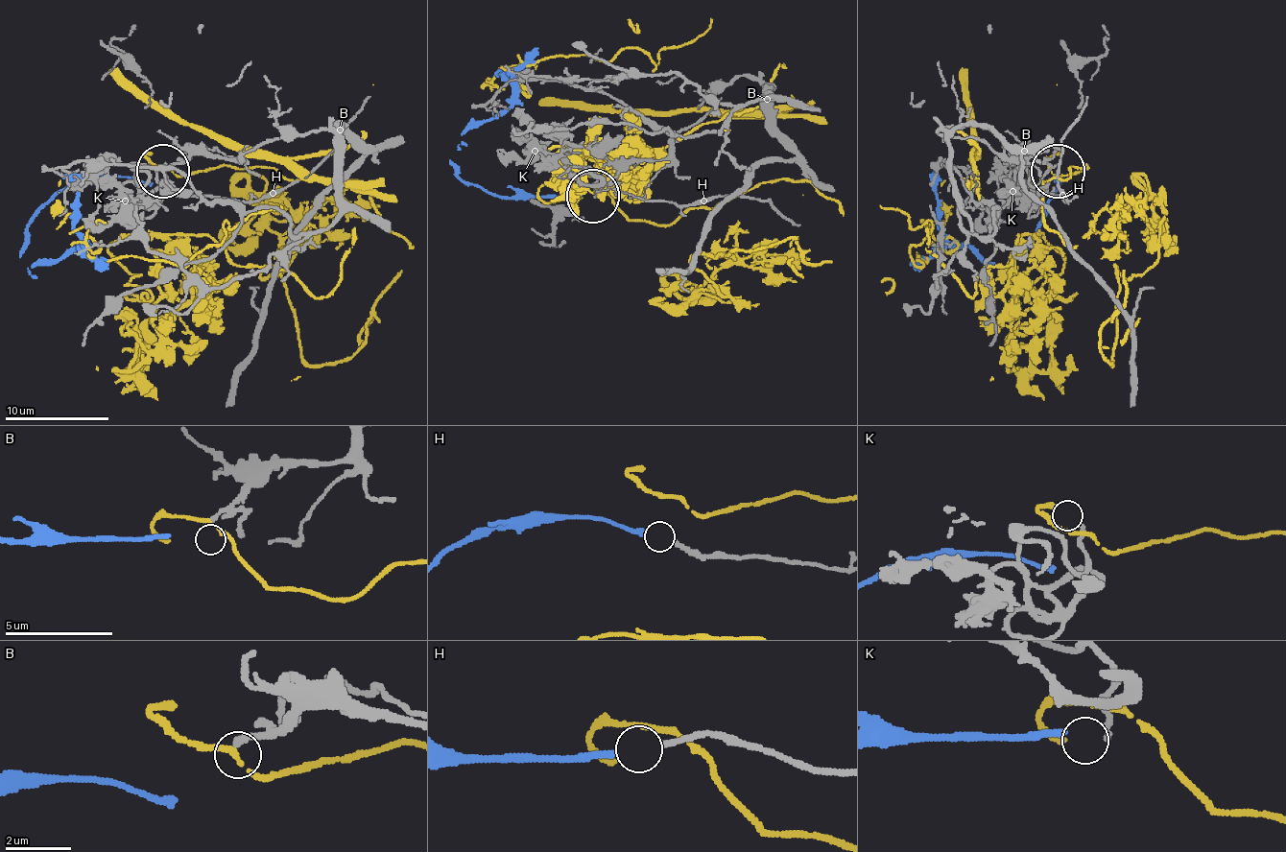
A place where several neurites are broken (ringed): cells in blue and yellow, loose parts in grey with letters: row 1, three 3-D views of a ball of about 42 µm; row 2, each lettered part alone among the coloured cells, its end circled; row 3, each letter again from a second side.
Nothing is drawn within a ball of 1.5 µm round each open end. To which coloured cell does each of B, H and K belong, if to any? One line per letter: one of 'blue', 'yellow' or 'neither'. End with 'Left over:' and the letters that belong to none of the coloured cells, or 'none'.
B: neither
H: blue
K: yellow
Left over: B

